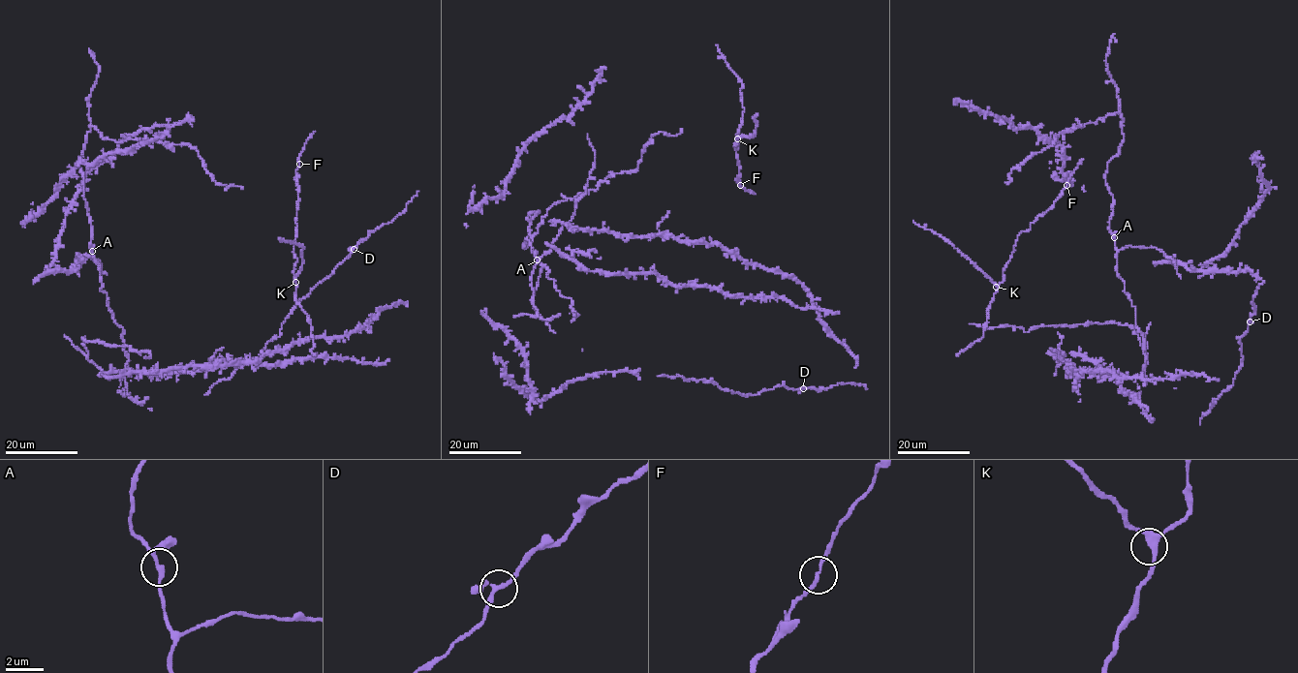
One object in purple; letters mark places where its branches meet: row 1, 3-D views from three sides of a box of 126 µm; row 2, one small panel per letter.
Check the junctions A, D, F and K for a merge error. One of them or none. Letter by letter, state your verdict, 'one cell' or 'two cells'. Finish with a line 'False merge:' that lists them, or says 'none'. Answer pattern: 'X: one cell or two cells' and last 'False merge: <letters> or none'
A: one cell
D: one cell
F: one cell
K: one cell
False merge: none

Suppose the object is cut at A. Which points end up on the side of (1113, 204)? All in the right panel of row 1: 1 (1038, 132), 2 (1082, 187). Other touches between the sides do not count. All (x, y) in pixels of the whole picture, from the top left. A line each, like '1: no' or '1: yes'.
1: no
2: no

